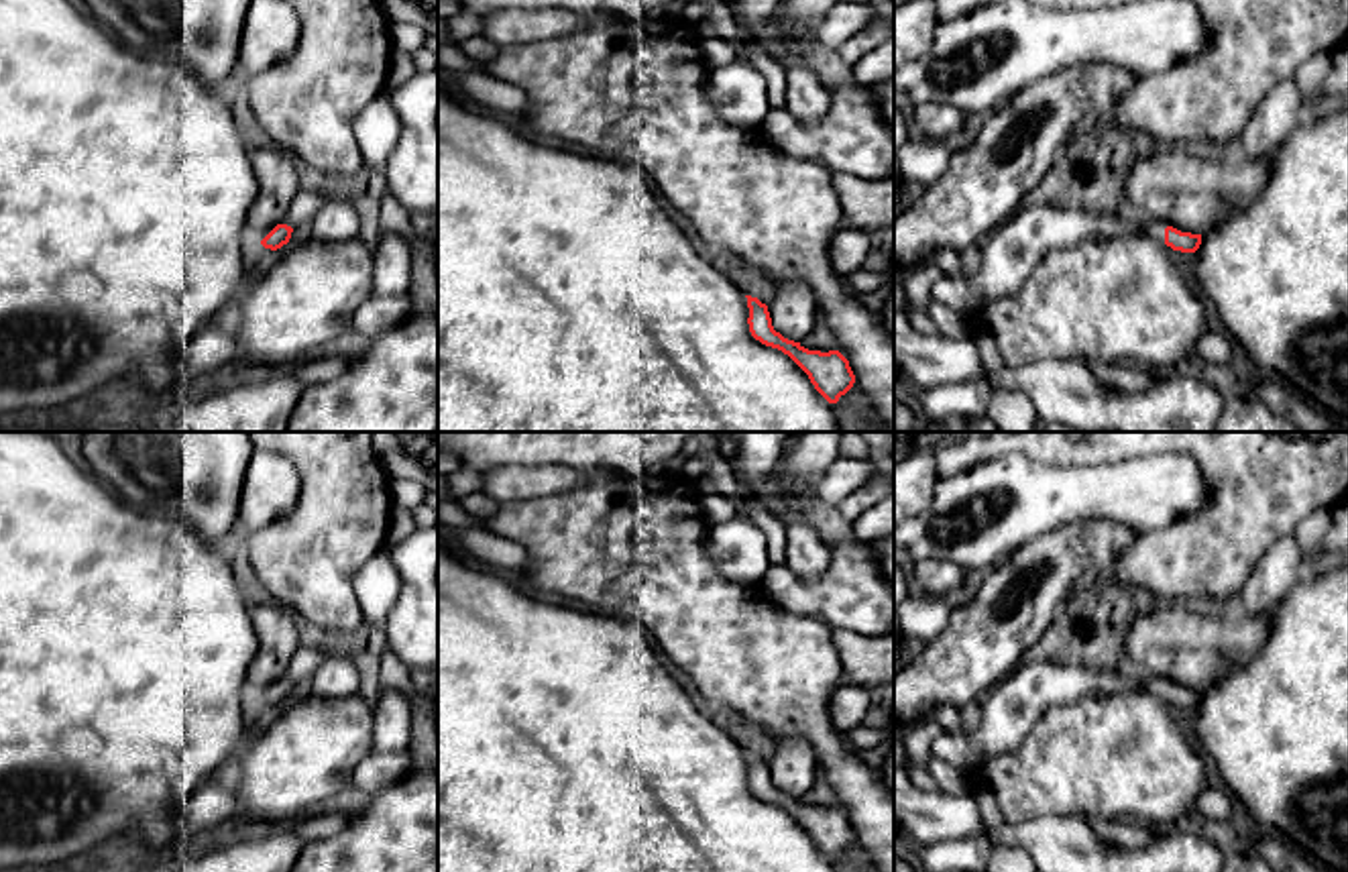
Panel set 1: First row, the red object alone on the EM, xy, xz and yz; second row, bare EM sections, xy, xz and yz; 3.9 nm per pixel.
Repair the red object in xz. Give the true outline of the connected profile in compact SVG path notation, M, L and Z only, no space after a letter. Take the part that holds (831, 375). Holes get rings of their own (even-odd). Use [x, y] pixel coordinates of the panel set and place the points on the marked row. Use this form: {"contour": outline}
{"contour": "M745 295L749 308L749 332L766 346L778 348L788 355L810 379L815 389L829 401L837 403L853 383L855 375L849 361L839 350L808 350L800 342L784 338L774 330L768 306L757 297Z"}

